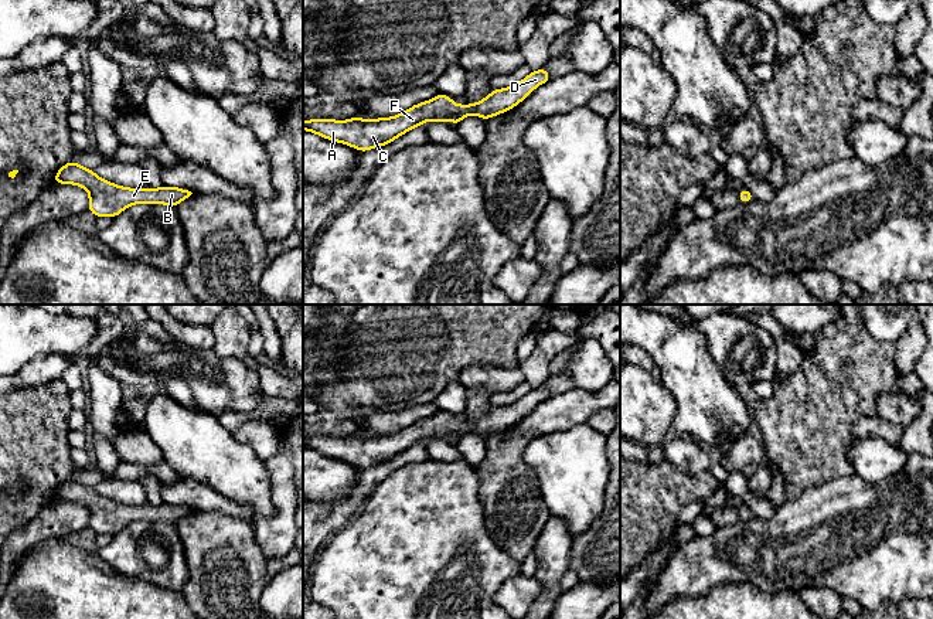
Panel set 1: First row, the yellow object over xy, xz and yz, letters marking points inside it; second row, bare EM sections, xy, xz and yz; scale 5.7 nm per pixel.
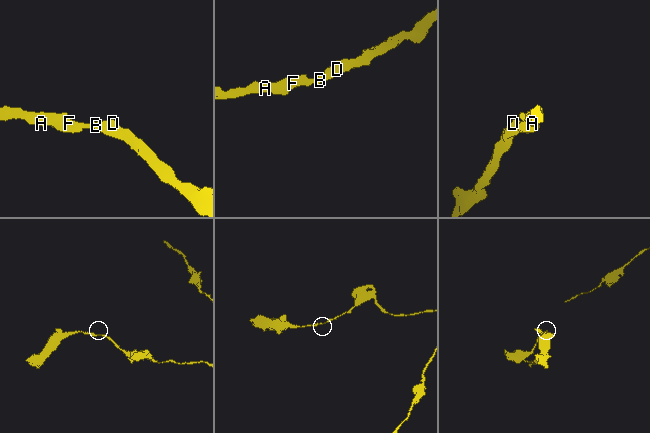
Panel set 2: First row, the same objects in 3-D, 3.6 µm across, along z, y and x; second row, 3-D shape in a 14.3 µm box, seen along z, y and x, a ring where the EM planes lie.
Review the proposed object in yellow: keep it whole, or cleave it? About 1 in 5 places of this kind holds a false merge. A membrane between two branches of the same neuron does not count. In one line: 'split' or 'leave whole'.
leave whole

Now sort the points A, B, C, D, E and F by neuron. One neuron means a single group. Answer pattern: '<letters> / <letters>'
A B C D E F

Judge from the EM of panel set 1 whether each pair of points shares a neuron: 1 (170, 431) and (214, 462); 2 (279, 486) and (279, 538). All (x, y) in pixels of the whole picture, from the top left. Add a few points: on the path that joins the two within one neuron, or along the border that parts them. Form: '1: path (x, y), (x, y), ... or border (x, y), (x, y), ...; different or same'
1: path (181, 434), (203, 451); same
2: path (282, 499), (282, 526); same

